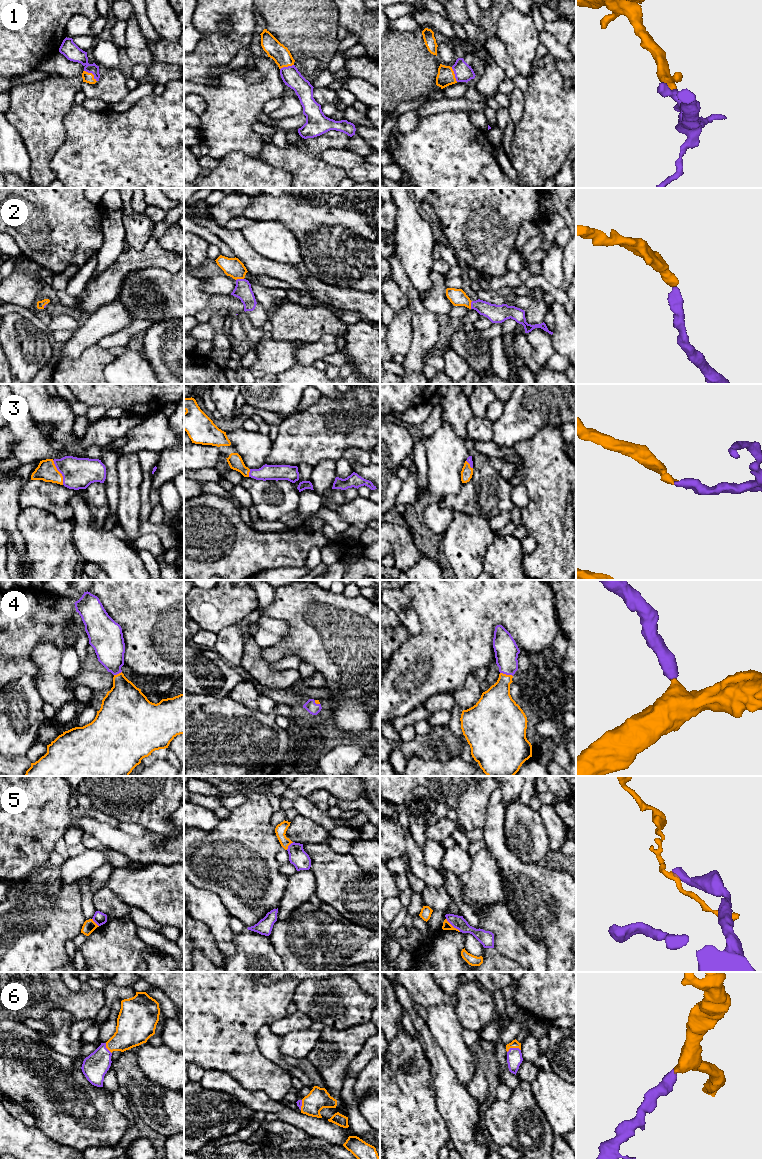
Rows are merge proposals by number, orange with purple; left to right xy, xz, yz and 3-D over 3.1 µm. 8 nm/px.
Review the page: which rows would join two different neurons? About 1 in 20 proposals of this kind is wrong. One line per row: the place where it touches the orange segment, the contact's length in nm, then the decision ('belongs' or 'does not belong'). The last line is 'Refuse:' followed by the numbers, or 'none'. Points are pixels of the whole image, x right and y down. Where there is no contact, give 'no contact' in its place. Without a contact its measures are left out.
1: xy (92, 74) | 140 nm | belongs
2: xz (239, 278) | 70 nm | belongs
3: xy (59, 472) | 220 nm | belongs
4: yz (506, 675) | 110 nm | belongs
5: yz (452, 926) | 160 nm | belongs
6: yz (513, 1047) | 110 nm | belongs
Refuse: none

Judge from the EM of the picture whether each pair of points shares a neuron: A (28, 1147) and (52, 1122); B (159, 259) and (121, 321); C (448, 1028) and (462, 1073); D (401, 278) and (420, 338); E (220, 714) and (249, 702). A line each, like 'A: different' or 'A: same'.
A: different
B: different
C: same
D: same
E: different

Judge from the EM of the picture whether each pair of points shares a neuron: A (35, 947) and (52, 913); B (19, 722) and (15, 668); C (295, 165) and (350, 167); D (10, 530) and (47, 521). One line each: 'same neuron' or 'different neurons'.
A: same neuron
B: different neurons
C: different neurons
D: different neurons

